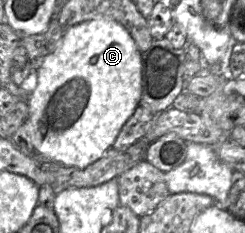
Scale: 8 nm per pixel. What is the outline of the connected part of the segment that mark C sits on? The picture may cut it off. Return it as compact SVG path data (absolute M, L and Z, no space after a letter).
M101 17L64 31L55 50L37 71L36 88L28 100L30 136L36 154L68 167L84 169L112 148L123 125L139 105L142 94L141 53L128 30L119 22Z

